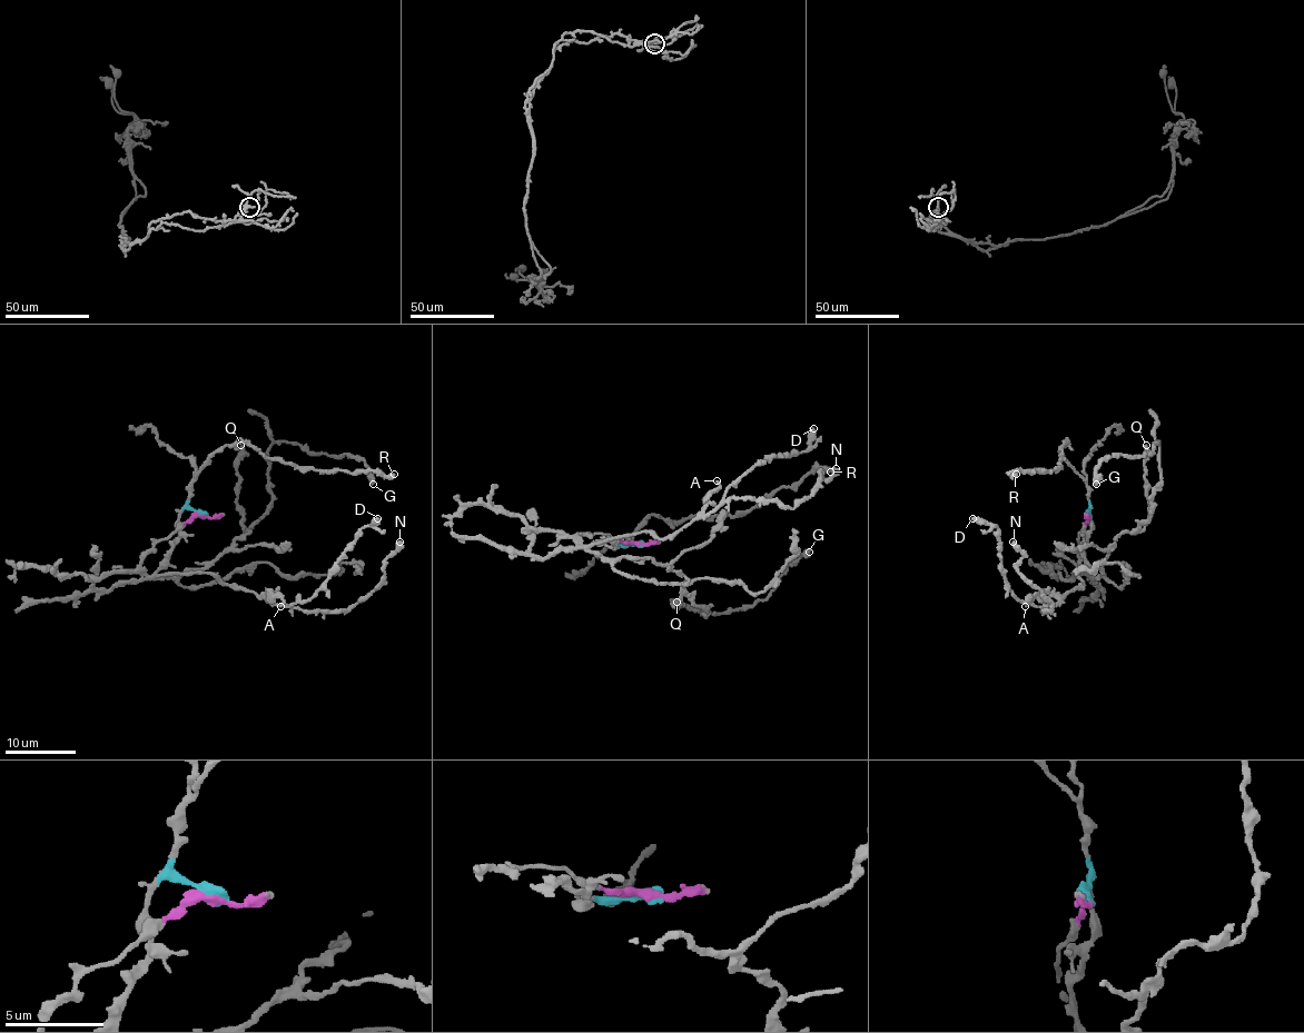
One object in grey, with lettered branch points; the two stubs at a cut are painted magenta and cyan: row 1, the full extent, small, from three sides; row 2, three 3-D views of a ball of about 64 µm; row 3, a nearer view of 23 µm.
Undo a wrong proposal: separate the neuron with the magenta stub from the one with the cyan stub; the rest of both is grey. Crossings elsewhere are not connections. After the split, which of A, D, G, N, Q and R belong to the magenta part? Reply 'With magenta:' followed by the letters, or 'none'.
With magenta: G, Q

